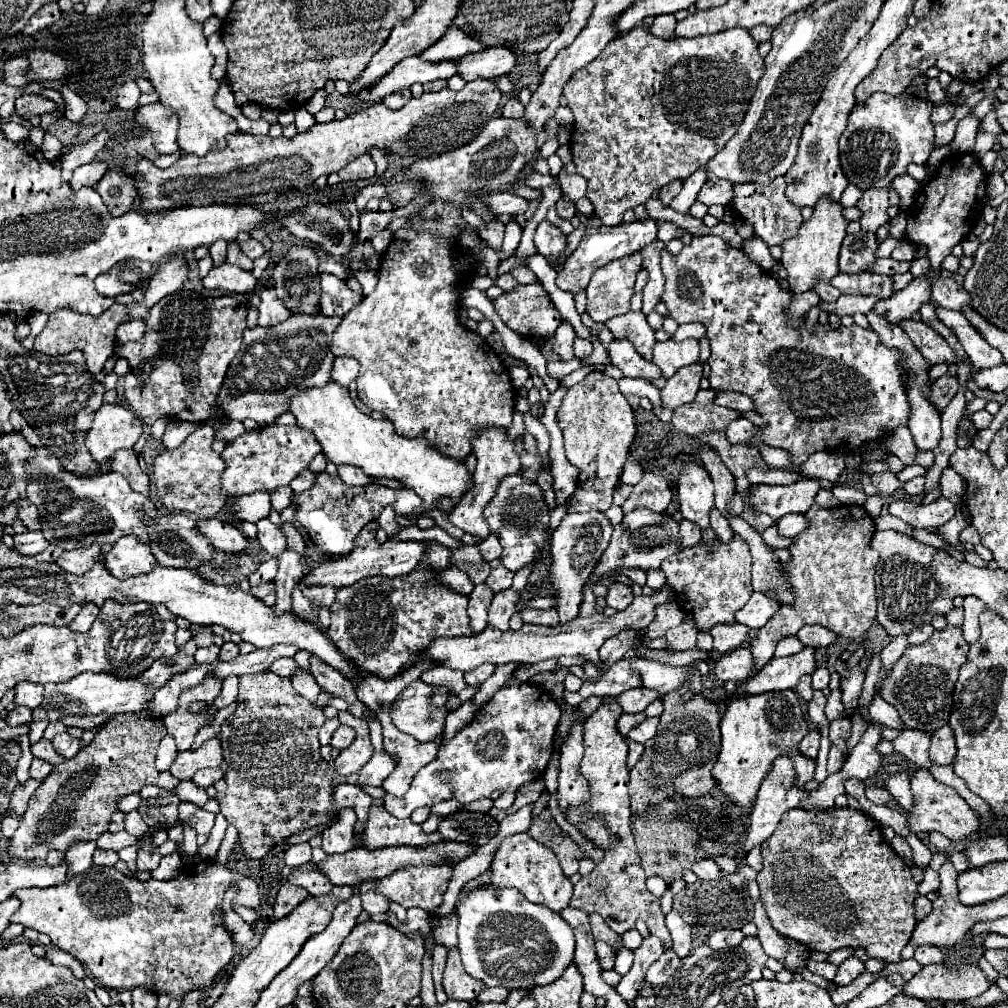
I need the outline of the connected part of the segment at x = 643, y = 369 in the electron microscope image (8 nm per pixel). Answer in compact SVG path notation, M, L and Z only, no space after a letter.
M612 340L608 346L610 362L622 370L628 378L642 378L646 382L652 382L656 378L662 378L662 370L654 362L642 360L638 352L634 352L632 344L628 340Z

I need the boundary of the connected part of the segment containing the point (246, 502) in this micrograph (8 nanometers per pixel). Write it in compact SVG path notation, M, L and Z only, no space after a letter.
M264 490L264 492L254 492L254 494L248 494L248 496L240 496L236 502L234 502L234 512L240 520L246 520L246 522L258 522L262 518L268 516L270 512L270 492Z

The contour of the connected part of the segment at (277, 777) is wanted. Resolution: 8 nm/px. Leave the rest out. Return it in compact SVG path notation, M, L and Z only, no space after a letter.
M258 672L258 674L250 674L250 676L242 676L240 678L240 692L238 692L238 708L232 716L228 716L224 722L222 722L222 734L220 734L220 742L222 742L222 756L224 756L224 764L226 764L226 772L224 772L224 780L228 784L228 788L222 792L222 794L216 794L216 802L220 804L220 812L224 814L224 818L228 820L228 824L232 824L236 830L238 830L238 846L240 850L244 852L246 858L252 858L252 860L258 860L262 858L272 846L276 846L278 842L286 840L288 836L292 834L298 834L298 832L304 832L308 828L314 828L314 826L324 826L328 828L330 824L336 822L338 814L334 812L336 806L334 806L334 778L336 778L336 772L334 768L320 756L320 744L318 744L318 732L324 724L326 716L320 708L312 706L310 700L306 700L304 696L300 696L292 684L290 684L290 678L282 678L274 672Z

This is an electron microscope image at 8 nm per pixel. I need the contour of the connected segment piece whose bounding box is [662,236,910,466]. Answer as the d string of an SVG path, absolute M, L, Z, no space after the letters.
M720 236L692 238L692 244L678 256L664 250L662 272L666 278L662 302L668 306L672 318L678 324L700 322L708 330L712 346L708 360L712 370L710 386L714 390L736 390L748 396L754 402L754 412L760 414L766 424L758 430L758 440L766 446L786 450L792 466L804 464L810 454L822 450L856 454L868 442L888 436L900 426L908 426L910 402L906 394L906 370L898 364L902 352L884 346L874 330L856 324L832 328L830 322L816 322L810 332L806 328L806 316L798 328L790 326L784 314L792 302L790 292L784 292L766 270L760 270L742 250L728 246Z

